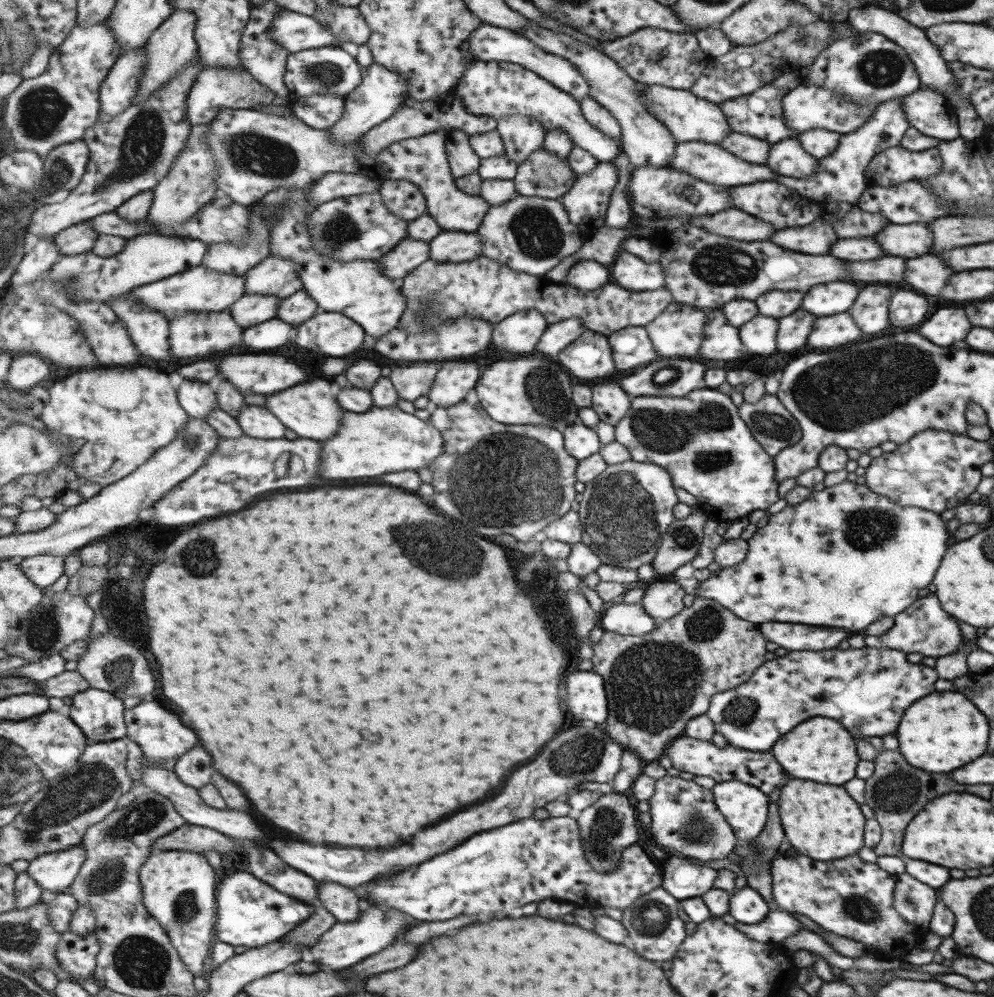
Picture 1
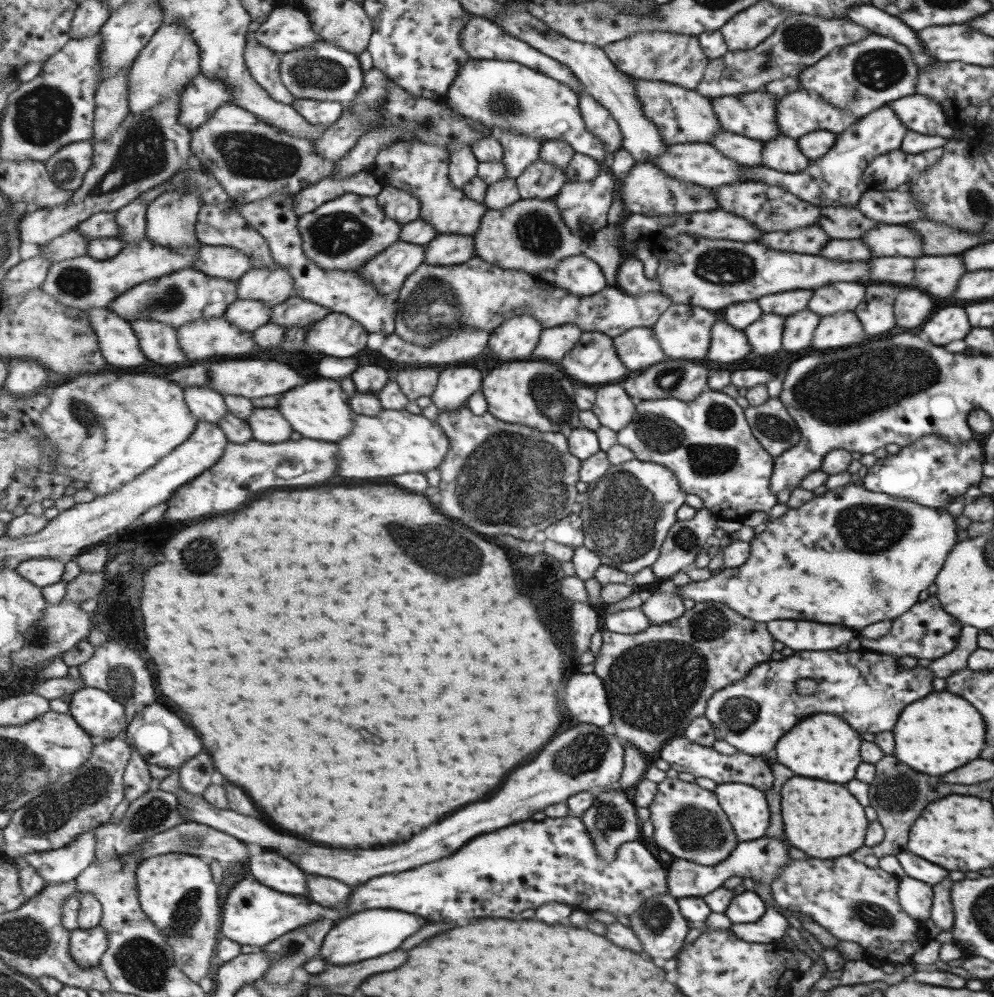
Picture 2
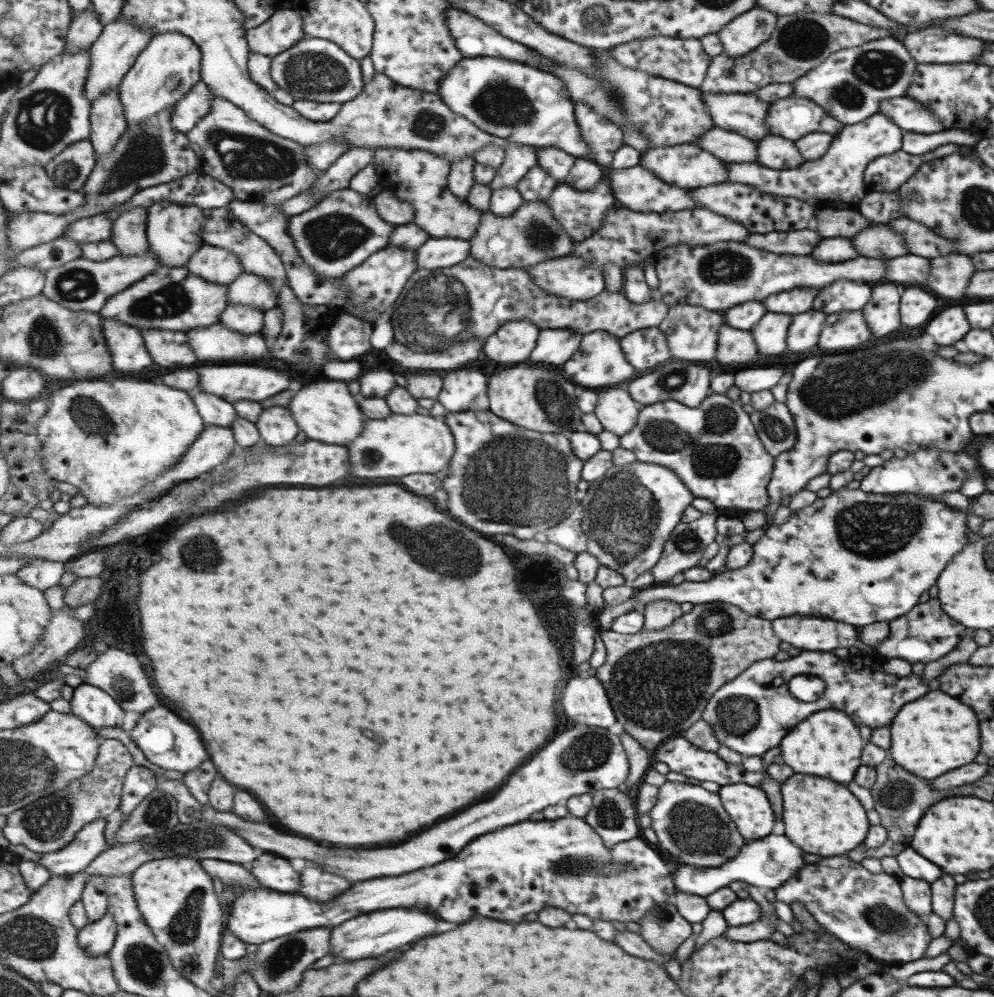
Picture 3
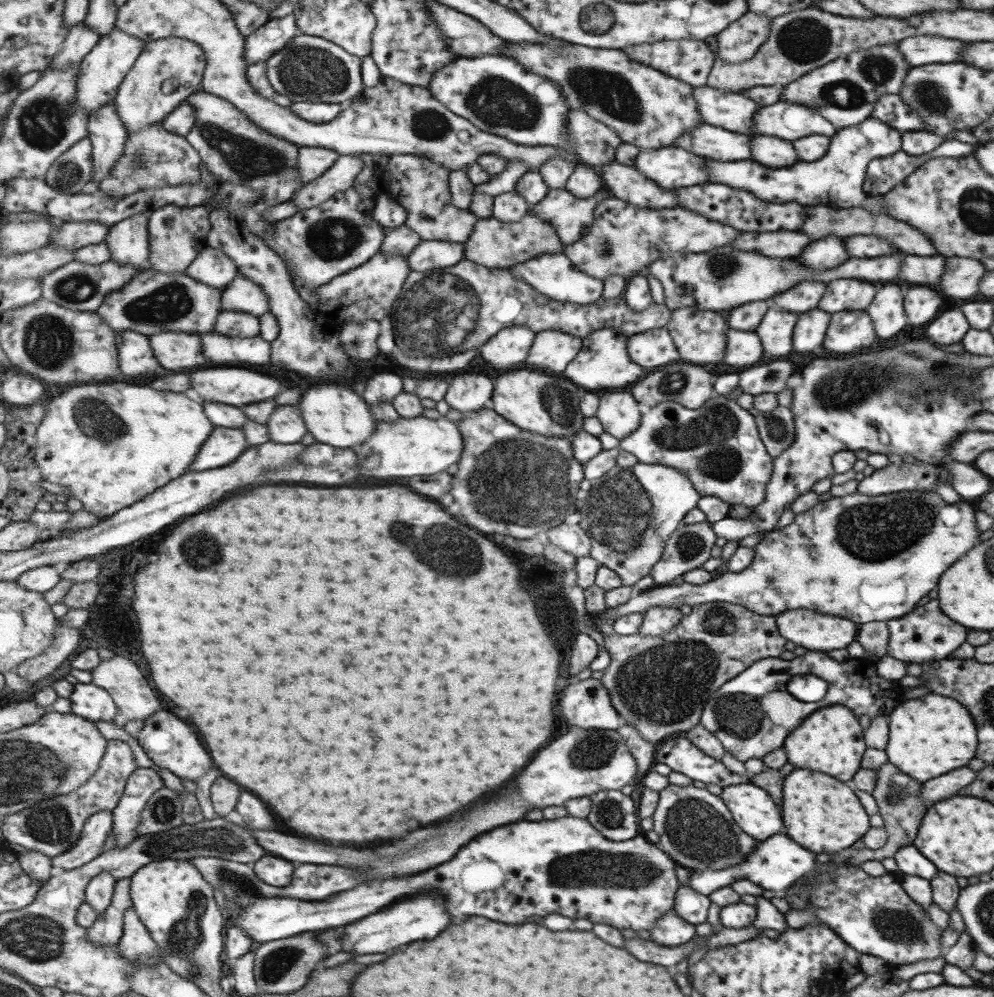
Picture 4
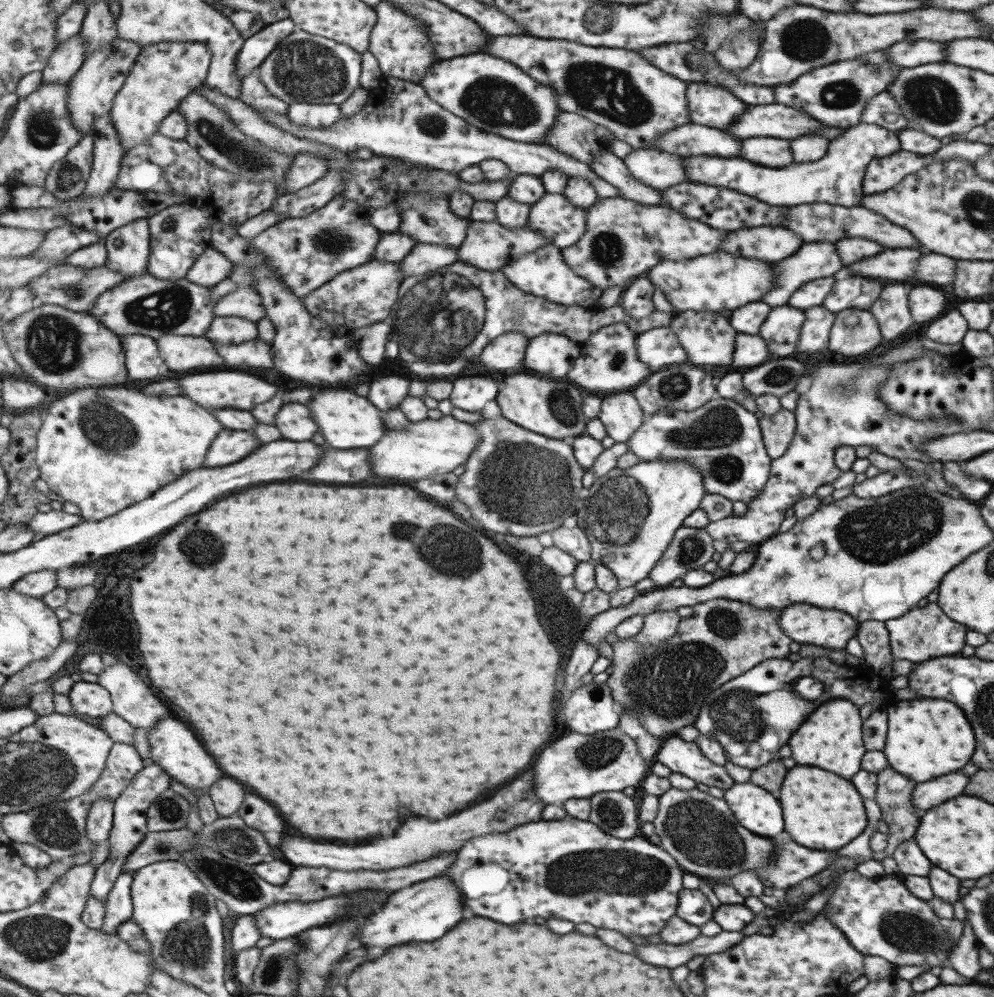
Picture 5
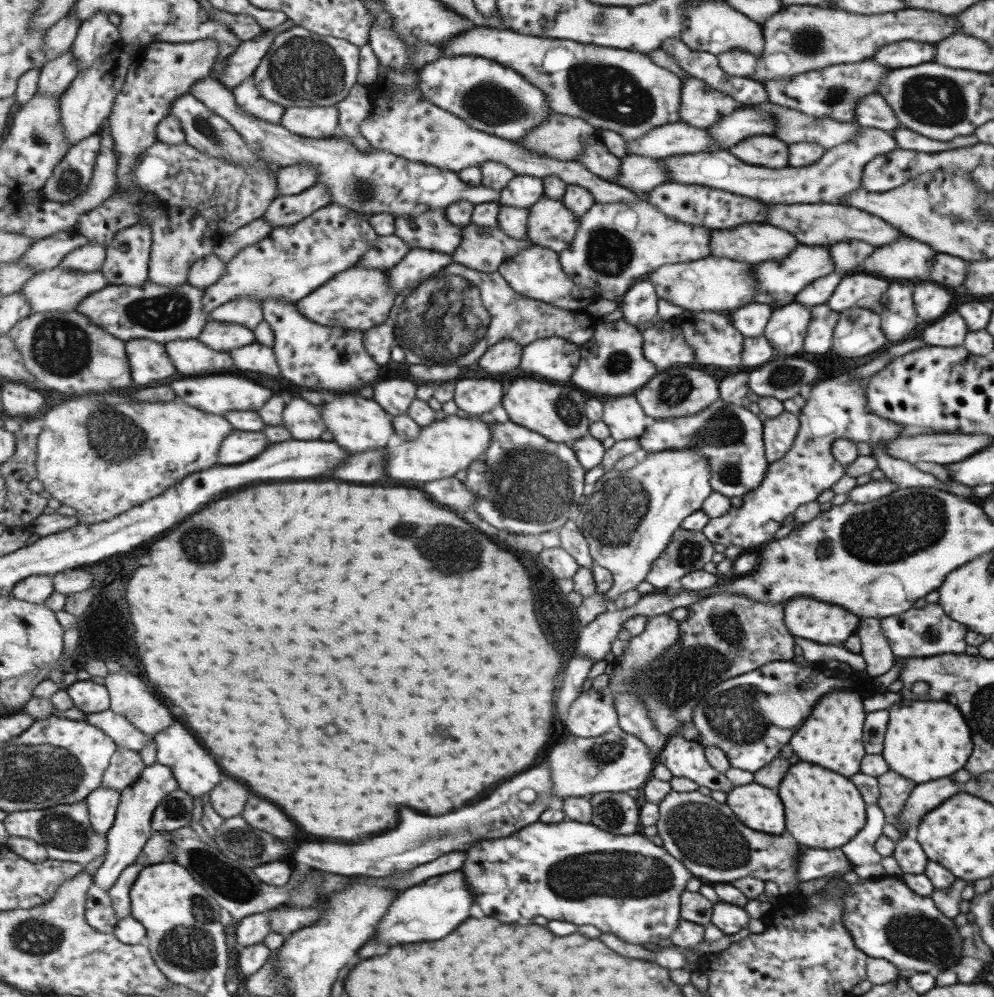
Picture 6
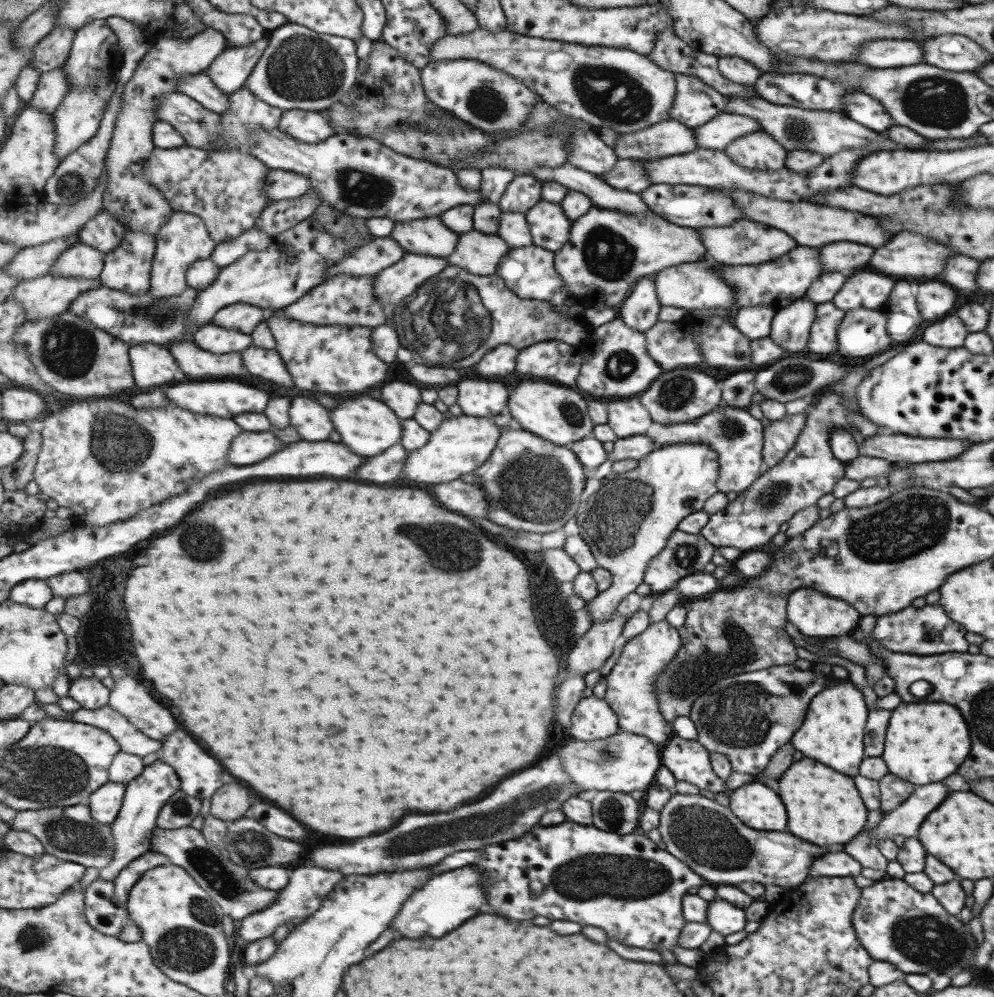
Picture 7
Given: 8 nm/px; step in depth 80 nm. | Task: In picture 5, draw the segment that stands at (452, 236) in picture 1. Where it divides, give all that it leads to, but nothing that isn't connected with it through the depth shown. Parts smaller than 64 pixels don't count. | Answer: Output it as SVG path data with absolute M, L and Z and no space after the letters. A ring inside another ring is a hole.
M417 243L401 262L400 267L405 279L425 272L435 272L443 266L451 266L459 261L458 248L440 244Z

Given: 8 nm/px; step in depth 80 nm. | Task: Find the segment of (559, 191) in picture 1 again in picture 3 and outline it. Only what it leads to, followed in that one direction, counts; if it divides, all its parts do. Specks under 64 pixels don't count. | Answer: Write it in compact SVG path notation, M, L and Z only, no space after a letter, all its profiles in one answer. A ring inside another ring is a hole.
M538 164L531 168L516 187L526 201L537 202L548 199L558 186L556 178Z

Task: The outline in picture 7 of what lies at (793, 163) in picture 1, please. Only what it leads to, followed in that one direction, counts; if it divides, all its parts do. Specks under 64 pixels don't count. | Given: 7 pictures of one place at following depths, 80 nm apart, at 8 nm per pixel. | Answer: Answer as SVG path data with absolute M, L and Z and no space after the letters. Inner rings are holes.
M761 130L739 136L722 150L729 160L747 170L779 170L786 150Z

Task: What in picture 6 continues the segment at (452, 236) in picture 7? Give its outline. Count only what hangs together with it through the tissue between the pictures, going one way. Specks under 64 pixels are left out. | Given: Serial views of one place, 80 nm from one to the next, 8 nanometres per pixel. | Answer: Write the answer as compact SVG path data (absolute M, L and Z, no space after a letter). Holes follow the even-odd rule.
M435 208L415 218L396 217L396 232L411 249L428 248L453 254L464 239L464 228L453 225L446 208Z

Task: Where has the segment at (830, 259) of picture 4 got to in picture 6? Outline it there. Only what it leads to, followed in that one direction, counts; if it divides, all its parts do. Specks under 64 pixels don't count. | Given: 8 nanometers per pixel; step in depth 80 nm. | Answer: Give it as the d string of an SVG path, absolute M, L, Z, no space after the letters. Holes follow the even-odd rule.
M797 246L789 256L779 262L765 262L753 266L757 268L757 292L753 292L749 303L768 304L773 311L794 301L794 296L811 280L833 272L829 252L823 246Z

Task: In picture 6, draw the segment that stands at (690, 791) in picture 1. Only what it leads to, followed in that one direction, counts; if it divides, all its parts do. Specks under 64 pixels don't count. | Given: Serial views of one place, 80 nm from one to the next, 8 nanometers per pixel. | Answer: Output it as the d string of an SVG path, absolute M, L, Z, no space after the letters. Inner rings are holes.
M671 791L660 804L660 819L656 825L663 846L676 856L700 880L713 883L730 883L743 876L775 882L780 897L797 886L795 866L799 844L793 838L769 836L741 824L726 803L716 802L710 796L691 792Z

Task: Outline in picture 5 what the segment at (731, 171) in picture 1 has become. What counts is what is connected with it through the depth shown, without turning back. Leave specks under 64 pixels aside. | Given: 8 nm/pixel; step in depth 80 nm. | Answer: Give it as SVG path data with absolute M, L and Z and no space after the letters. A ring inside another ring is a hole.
M639 148L630 152L624 161L639 182L662 191L690 181L684 167L686 158L665 150Z

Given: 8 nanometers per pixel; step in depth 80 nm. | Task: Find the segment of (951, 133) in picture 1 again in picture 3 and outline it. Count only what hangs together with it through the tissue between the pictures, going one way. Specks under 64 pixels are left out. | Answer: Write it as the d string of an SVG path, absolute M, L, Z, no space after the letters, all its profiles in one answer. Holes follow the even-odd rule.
M905 96L881 100L878 107L878 112L884 114L905 132L929 134L944 130L940 121L935 120L935 116L931 114L930 110L927 112L927 108L922 104Z

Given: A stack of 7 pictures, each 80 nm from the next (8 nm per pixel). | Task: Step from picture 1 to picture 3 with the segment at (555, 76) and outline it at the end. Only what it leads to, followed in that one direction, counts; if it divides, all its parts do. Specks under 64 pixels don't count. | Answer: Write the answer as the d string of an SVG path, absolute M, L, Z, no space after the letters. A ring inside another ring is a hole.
M450 10L447 25L464 58L490 56L521 61L537 68L542 65L529 46L503 36L497 29L467 12Z

